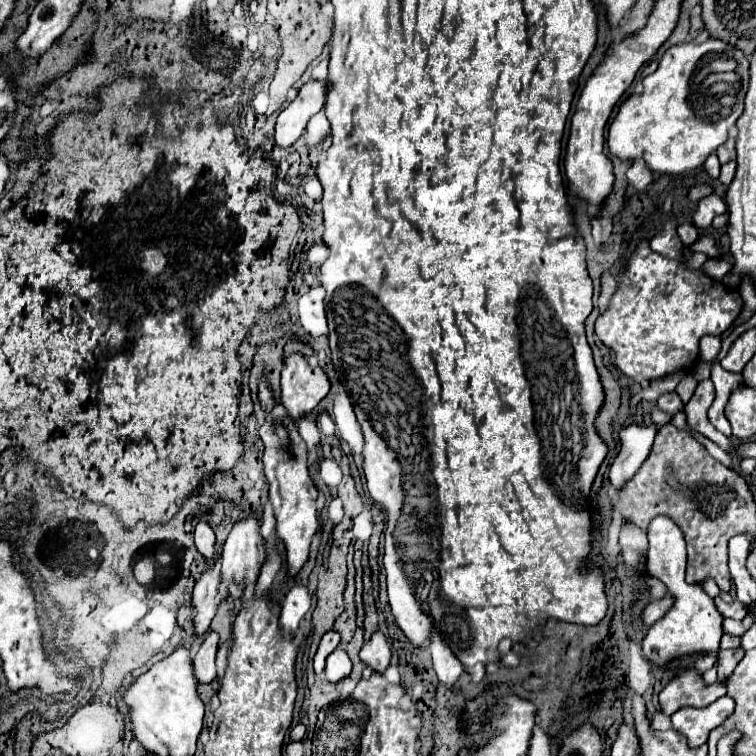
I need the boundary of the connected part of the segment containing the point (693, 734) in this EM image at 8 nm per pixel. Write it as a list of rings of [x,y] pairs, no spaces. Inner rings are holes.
[[[721,696],[705,708],[681,708],[671,716],[673,728],[687,736],[689,746],[703,746],[717,726],[725,722],[735,710],[735,702],[729,696]]]

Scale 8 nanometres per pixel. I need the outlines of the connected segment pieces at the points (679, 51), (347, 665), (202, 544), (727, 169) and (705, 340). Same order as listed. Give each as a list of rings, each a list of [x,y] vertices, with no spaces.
[[[719,38],[701,44],[671,46],[659,68],[643,80],[643,92],[623,102],[609,128],[609,150],[621,160],[643,158],[653,172],[683,176],[705,164],[707,156],[727,140],[729,126],[743,114],[749,84],[749,60]]]
[[[337,648],[329,654],[327,666],[325,666],[325,676],[329,682],[339,682],[345,676],[351,674],[351,660],[343,648]]]
[[[201,520],[197,526],[195,526],[195,546],[197,550],[205,556],[207,562],[211,562],[215,558],[215,530],[211,528],[209,522]]]
[[[735,160],[723,164],[721,166],[719,181],[723,185],[729,186],[732,180],[734,179],[736,169],[737,169],[737,163]]]
[[[703,336],[701,338],[701,360],[713,362],[721,352],[721,338],[719,336]]]

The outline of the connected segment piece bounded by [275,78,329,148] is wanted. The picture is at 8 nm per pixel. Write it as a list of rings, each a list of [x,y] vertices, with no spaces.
[[[309,80],[301,86],[299,96],[279,114],[275,126],[275,144],[281,148],[291,146],[303,134],[311,116],[315,116],[325,106],[325,94],[329,90],[329,80]]]

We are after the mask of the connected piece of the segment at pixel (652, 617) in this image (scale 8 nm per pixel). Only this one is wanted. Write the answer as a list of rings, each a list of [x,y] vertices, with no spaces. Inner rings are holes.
[[[665,594],[663,598],[653,600],[653,602],[643,610],[643,620],[645,620],[645,624],[651,626],[651,624],[655,624],[659,618],[663,618],[663,616],[669,612],[669,608],[673,606],[673,602],[675,602],[673,594]]]

